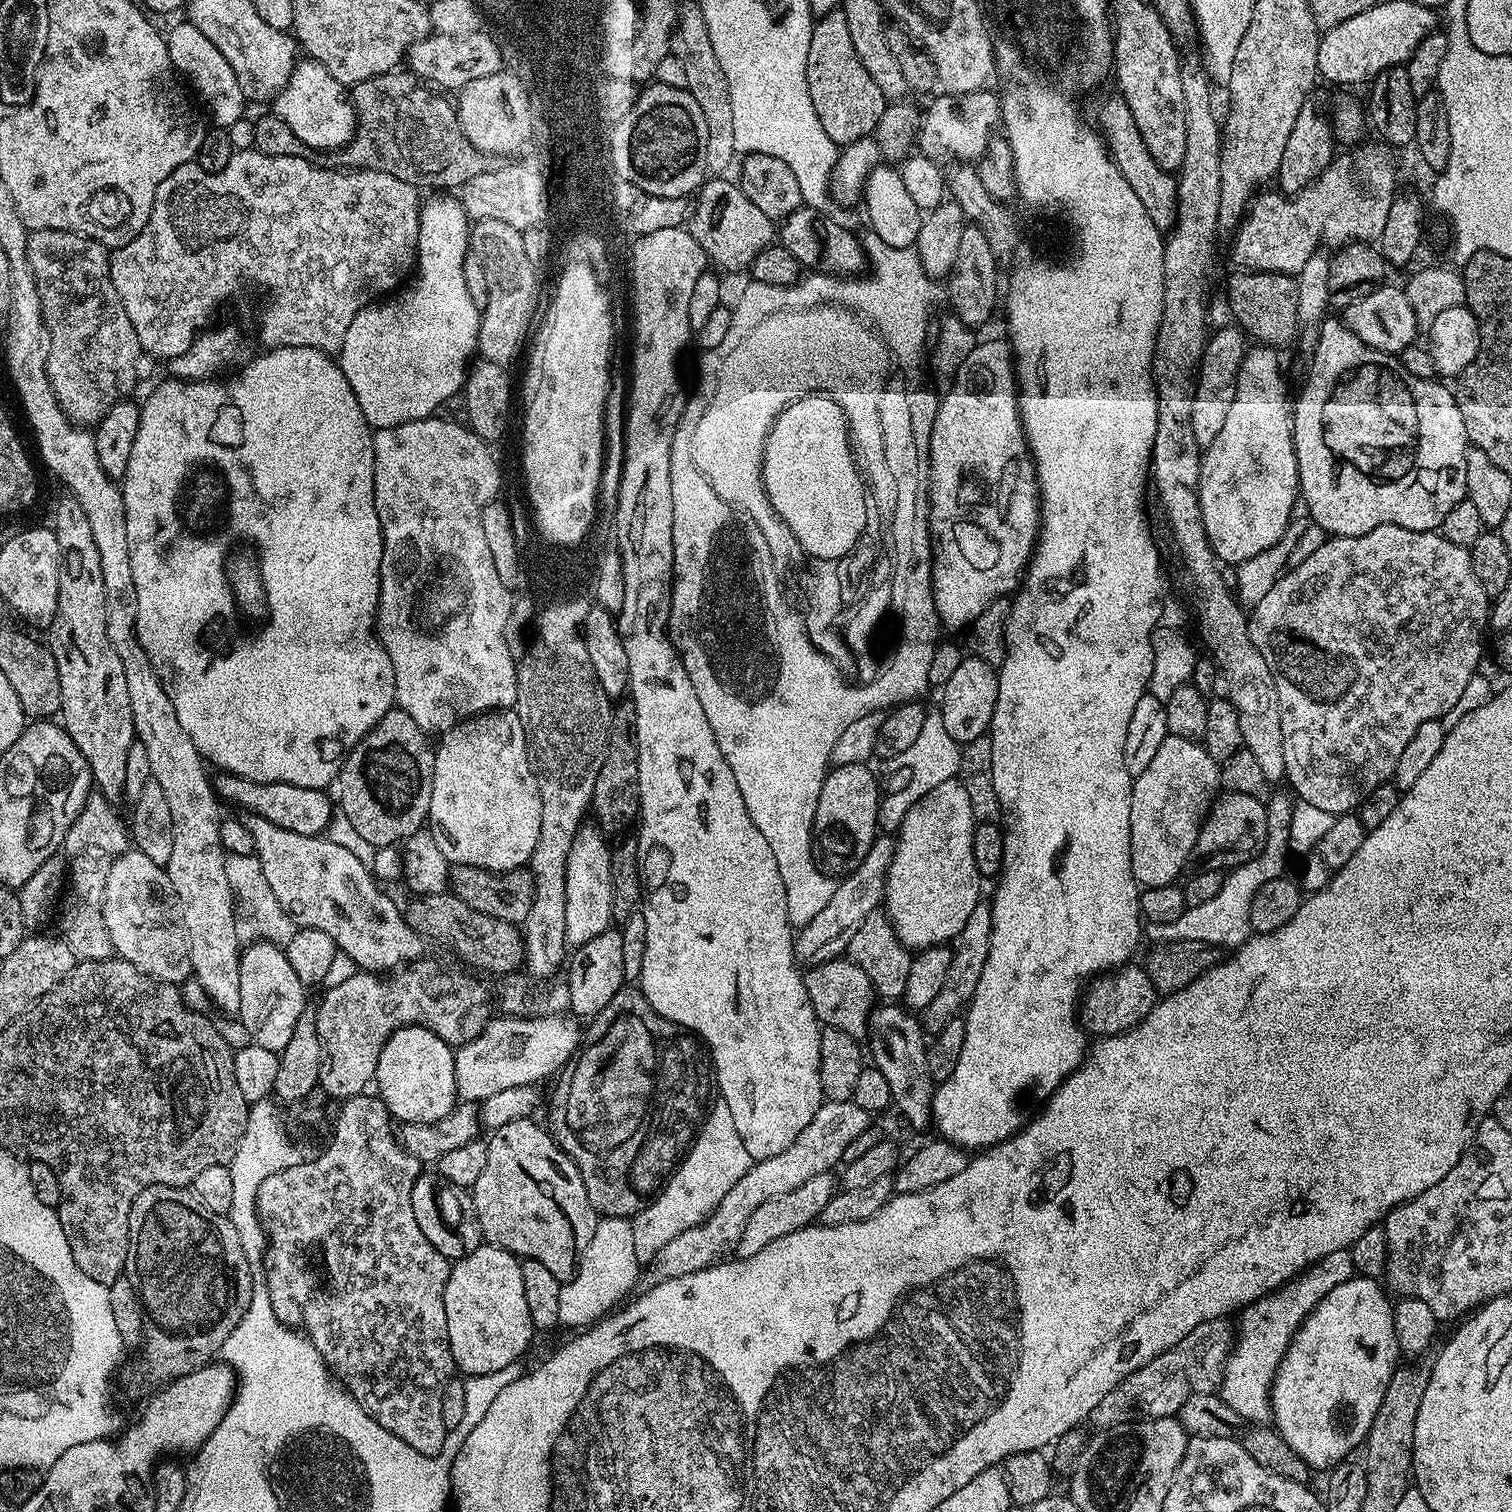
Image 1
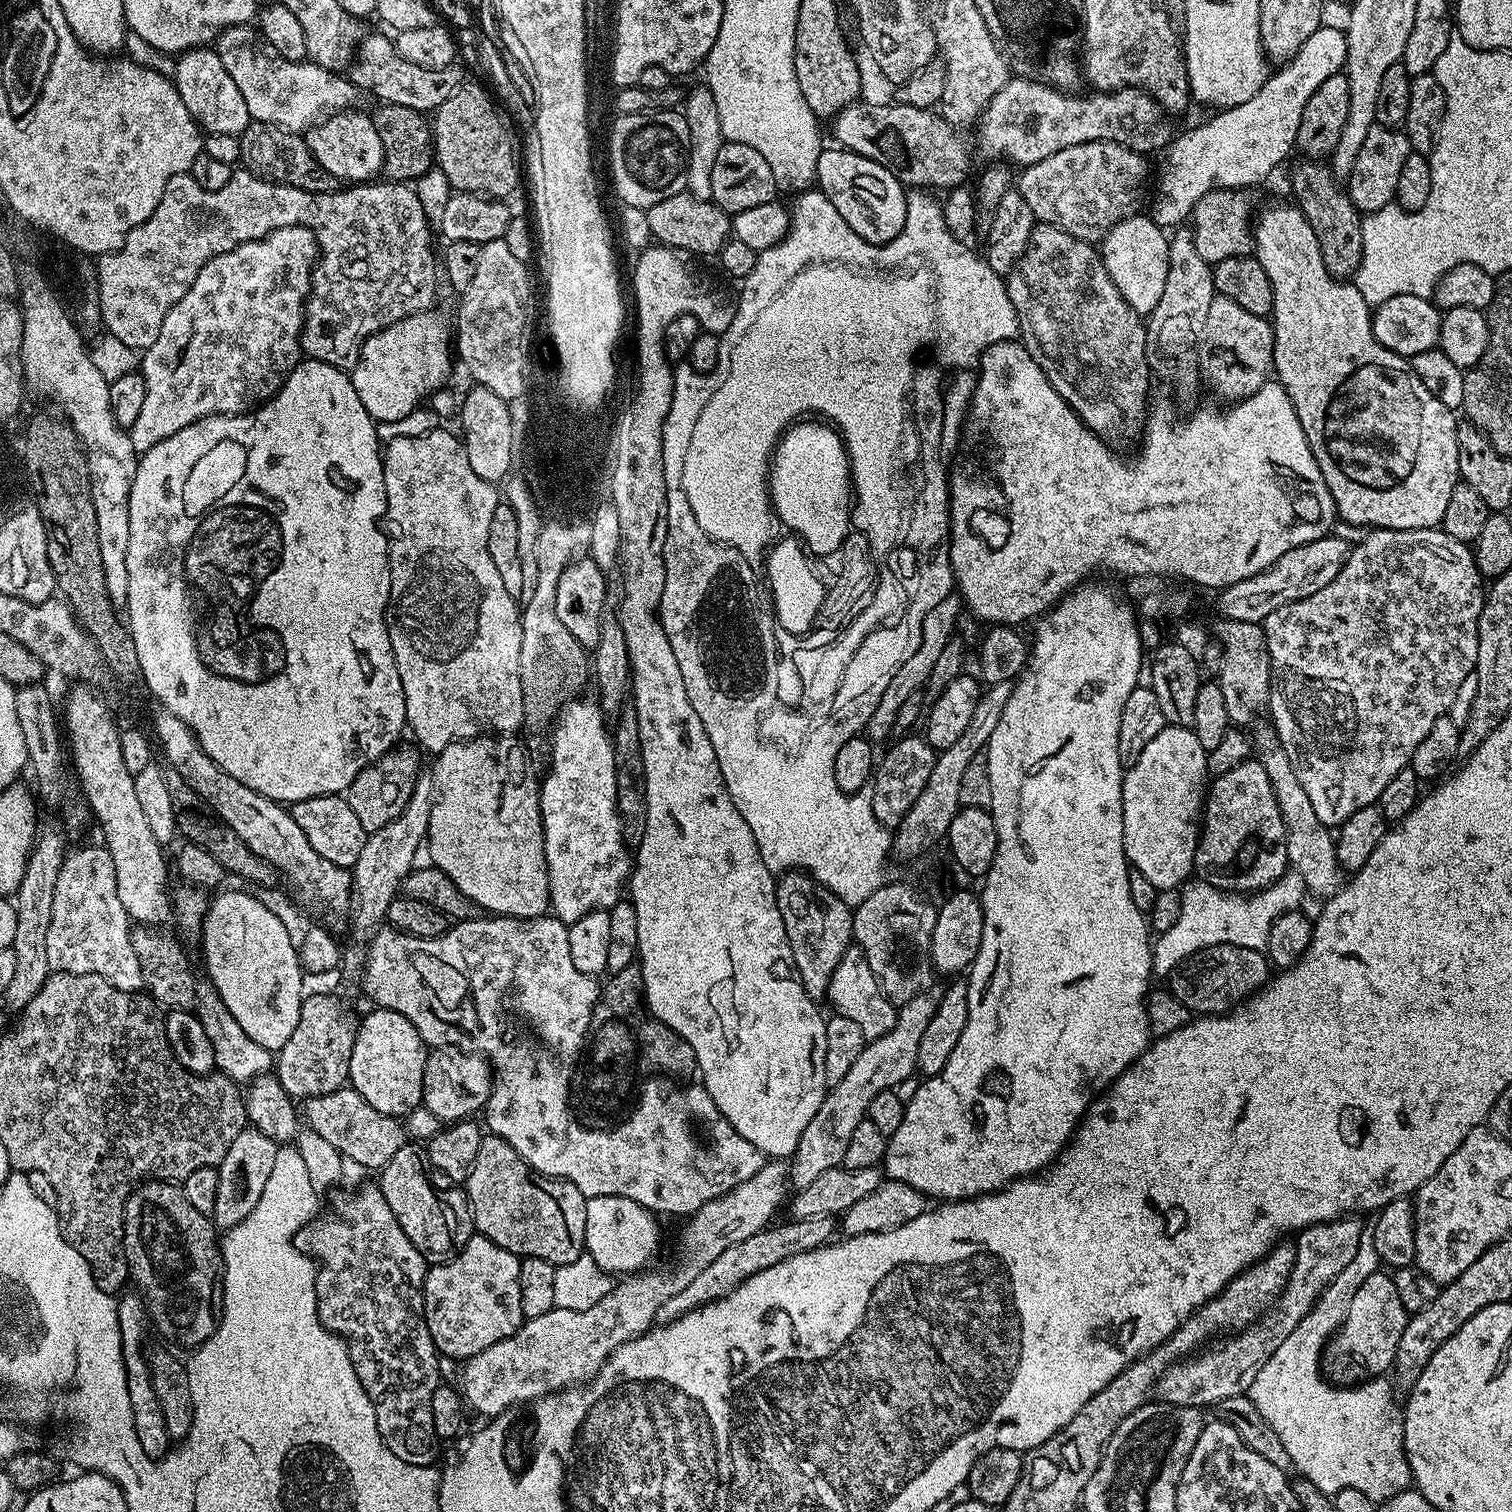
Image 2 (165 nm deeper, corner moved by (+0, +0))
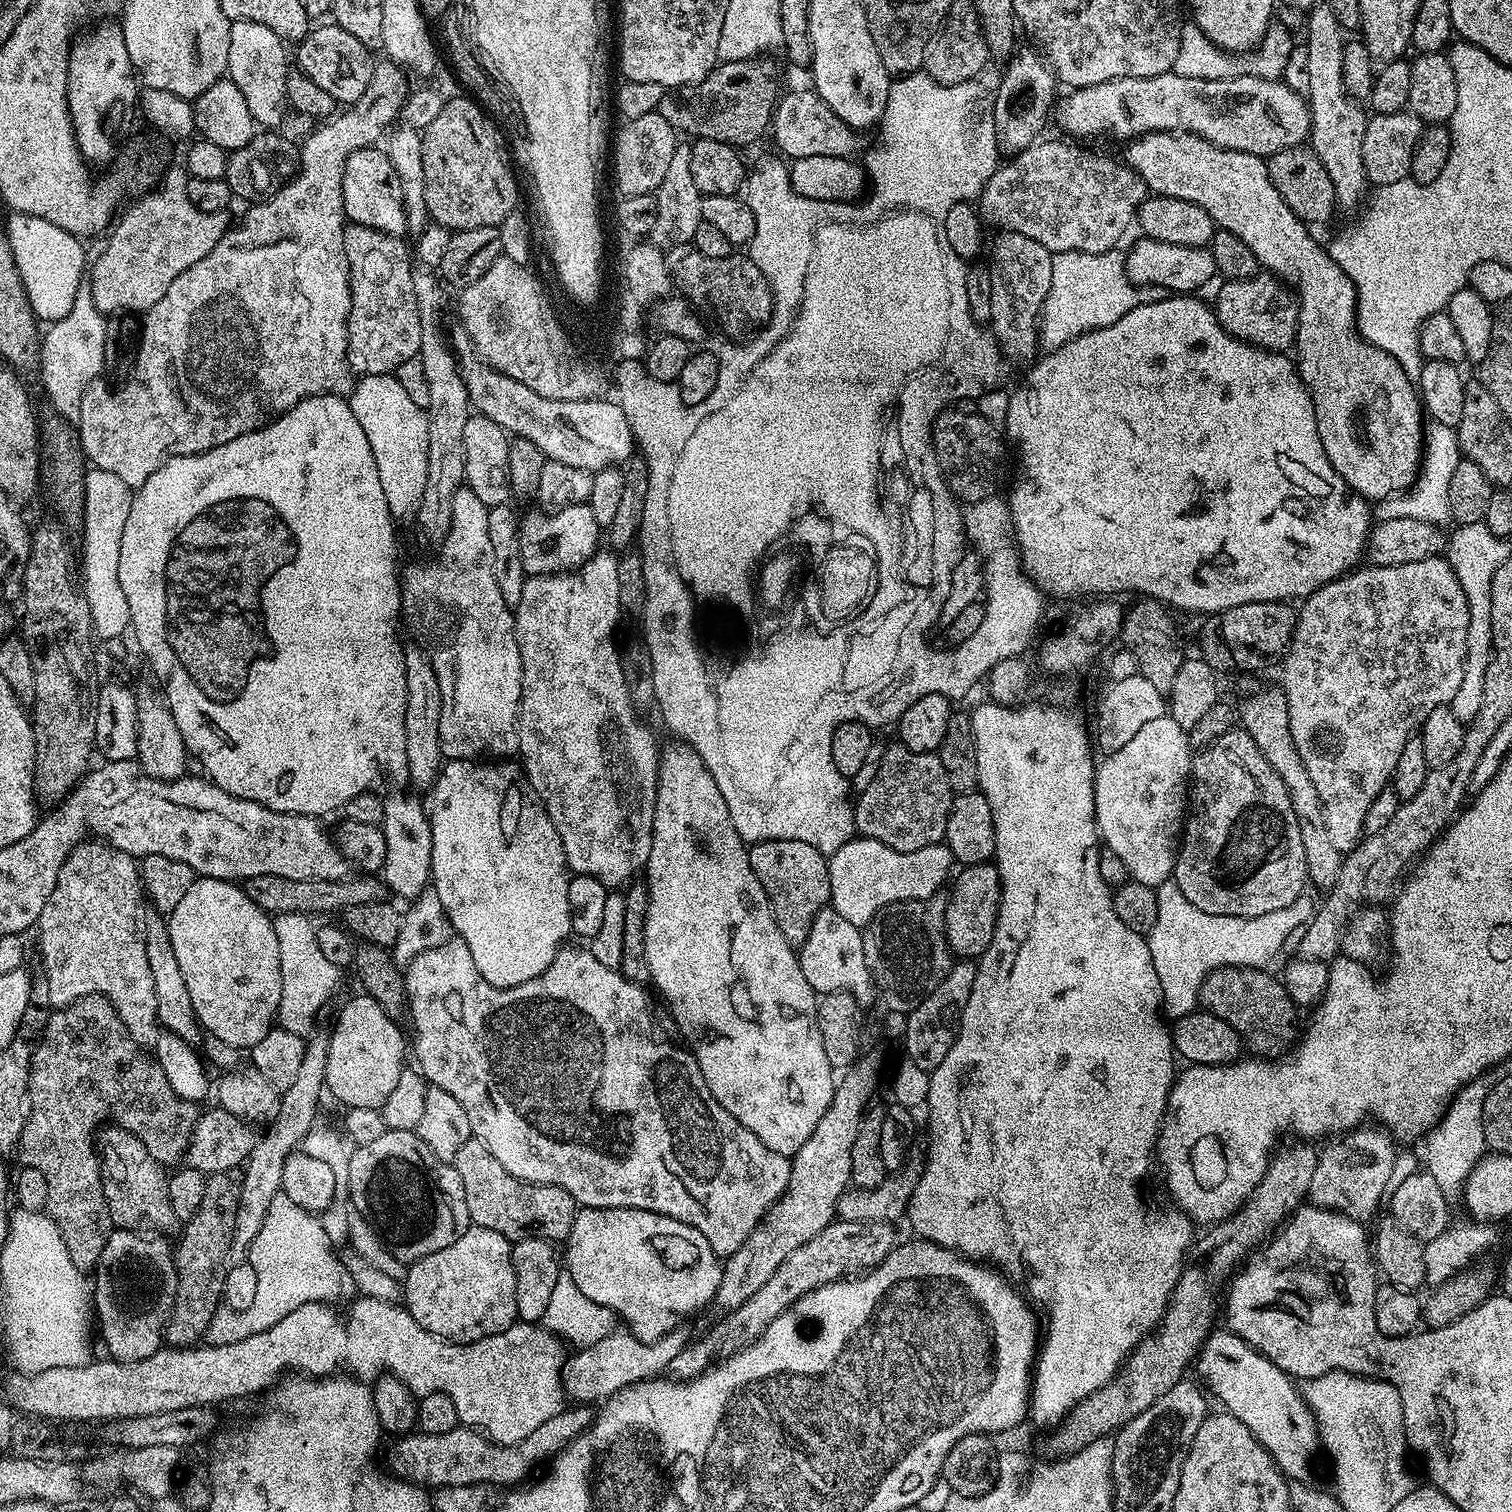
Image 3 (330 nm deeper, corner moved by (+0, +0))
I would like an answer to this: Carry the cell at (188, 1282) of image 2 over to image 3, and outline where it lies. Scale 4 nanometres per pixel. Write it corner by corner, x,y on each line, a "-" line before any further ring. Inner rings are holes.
101,1127
98,1132
98,1156
102,1161
104,1197
116,1228
168,1234
172,1227
177,1227
176,1215
170,1207
165,1165
154,1159
137,1136
124,1128

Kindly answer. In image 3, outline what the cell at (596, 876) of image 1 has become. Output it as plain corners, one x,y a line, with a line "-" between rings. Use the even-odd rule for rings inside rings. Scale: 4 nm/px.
597,551
596,555
591,556
579,570
562,572
555,576
528,576
524,581
522,602
518,602
514,610
516,641
522,658
522,694
520,695
520,713
516,715
516,733
520,743
518,756
522,761
524,774
558,830
560,841
564,844
569,869
577,876
598,878
598,882
602,882
609,889
616,890
627,885
635,877
632,875
639,868
641,871
650,858
654,806
656,805
656,775
660,769
662,748
661,745
656,745
655,734
640,721
641,713
634,707
630,694
626,690
626,678
622,678
621,649
616,648
616,640
612,637
616,632
616,623
621,623
622,620
618,606
618,559
611,551
608,551
609,553
604,551

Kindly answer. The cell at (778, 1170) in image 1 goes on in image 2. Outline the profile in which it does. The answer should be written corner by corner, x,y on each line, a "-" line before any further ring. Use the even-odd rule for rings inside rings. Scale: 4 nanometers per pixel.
769,1159
754,1174
754,1178
746,1178
734,1191
722,1194
706,1206
702,1206
697,1212
687,1217
684,1233
680,1236
680,1261
676,1264
673,1272
648,1272
652,1270
641,1270
635,1274
625,1275
613,1283
610,1294
602,1298
590,1310
562,1310
555,1307
538,1318
530,1318
524,1321
524,1325
510,1338
502,1338
502,1342
494,1342
490,1350
482,1350
482,1354
472,1356
463,1361
464,1384
462,1383
462,1395
467,1407
476,1412
481,1412
484,1418
501,1416
503,1412
515,1409
515,1404
527,1405
529,1402
541,1400
544,1396
550,1396
557,1392
563,1392
573,1386
583,1386
600,1373
600,1368
614,1354
618,1346
622,1346
627,1340
641,1336
647,1332
653,1321
656,1320
656,1311
662,1302
667,1302
683,1290
722,1254
722,1250
730,1250
738,1242
751,1238
758,1234
763,1228
773,1223
776,1211
780,1208
780,1202
790,1192
790,1168
783,1159

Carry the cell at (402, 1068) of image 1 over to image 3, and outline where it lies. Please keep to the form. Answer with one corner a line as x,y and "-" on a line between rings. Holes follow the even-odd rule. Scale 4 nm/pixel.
359,995
341,1006
340,1013
336,1016
336,1025
330,1028
324,1087
327,1095
330,1094
338,1103
345,1104
345,1109
366,1107
380,1110
383,1109
386,1098
390,1098
394,1086
398,1086
398,1078
406,1067
404,1036
400,1033
401,1025
390,1019
373,996

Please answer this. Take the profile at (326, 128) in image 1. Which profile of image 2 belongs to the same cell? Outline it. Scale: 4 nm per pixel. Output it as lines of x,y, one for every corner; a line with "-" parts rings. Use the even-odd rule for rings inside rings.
360,110
338,112
309,128
306,139
313,158
341,182
368,182
381,175
384,166
382,138
378,138
371,115
363,116

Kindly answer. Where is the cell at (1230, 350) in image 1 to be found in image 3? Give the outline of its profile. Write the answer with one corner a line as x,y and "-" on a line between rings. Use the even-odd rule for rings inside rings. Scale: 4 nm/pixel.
1271,274
1252,276
1249,280
1230,280
1221,283
1216,292
1214,311
1216,320
1229,332
1256,348
1264,348
1268,352
1287,353
1296,342
1296,327
1298,326
1298,301
1291,287
1285,286

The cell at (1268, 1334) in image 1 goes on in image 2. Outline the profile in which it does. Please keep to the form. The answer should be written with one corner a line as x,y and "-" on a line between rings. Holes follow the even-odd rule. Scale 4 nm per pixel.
1364,1226
1357,1254
1330,1282
1323,1295
1316,1301
1315,1307
1302,1318
1302,1322
1286,1342
1270,1355
1270,1360
1259,1371
1246,1393
1254,1402
1254,1406
1258,1406
1258,1414
1262,1414
1262,1418
1266,1418
1266,1423
1273,1428
1274,1434
1278,1434
1282,1446
1286,1446
1286,1454
1290,1454
1292,1459
1292,1468
1300,1471
1297,1473
1303,1479
1314,1482
1314,1486
1318,1486
1322,1494
1330,1497
1336,1496
1338,1490
1343,1488
1362,1490
1362,1494
1366,1494
1366,1498
1370,1498
1378,1506
1394,1498
1399,1492
1404,1492
1413,1483
1412,1471
1404,1453
1402,1424
1397,1417
1396,1420
1392,1417
1393,1385
1388,1385
1384,1378
1368,1378
1363,1381
1365,1384
1361,1388
1337,1386
1329,1382
1322,1371
1322,1353
1330,1334
1335,1333
1348,1317
1350,1302
1354,1302
1354,1294
1358,1294
1362,1282
1366,1282
1370,1274
1381,1271
1381,1268
1378,1250
1374,1250
1372,1229

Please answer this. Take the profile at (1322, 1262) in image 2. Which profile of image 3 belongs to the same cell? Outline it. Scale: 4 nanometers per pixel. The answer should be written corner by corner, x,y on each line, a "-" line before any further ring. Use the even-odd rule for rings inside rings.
1368,1124
1351,1129
1348,1133
1329,1141
1327,1144
1329,1145
1324,1150
1322,1148
1317,1155
1314,1175
1311,1178
1310,1190
1308,1191
1309,1201
1315,1207
1340,1212
1344,1216
1361,1222
1368,1221
1367,1219
1372,1217
1379,1208
1383,1198
1385,1201
1393,1183
1396,1147
1398,1147
1395,1137
1383,1127

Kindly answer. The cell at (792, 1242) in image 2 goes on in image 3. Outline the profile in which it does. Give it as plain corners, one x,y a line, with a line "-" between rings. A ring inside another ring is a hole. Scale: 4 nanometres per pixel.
684,1326
677,1327
675,1332
666,1334
660,1340
655,1340
652,1344
646,1344
639,1340
638,1337
632,1335
627,1330
617,1330
611,1332
606,1338
602,1338
602,1342
594,1342
594,1346
589,1348
581,1348
575,1354
569,1355
564,1361
564,1394
569,1401
579,1402
584,1406
595,1405
595,1400
599,1402
607,1401
609,1398
621,1392
623,1388
628,1388
632,1384
640,1384
643,1380
651,1380
659,1377
670,1366
678,1354
682,1352
685,1345
689,1343
690,1337

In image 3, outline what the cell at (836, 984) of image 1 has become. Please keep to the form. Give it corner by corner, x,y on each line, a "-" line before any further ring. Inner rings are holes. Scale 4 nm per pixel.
764,840
749,847
748,857
758,882
762,882
774,922
778,930
782,930
782,938
794,946
804,944
814,918
829,907
832,898
825,853
806,842

